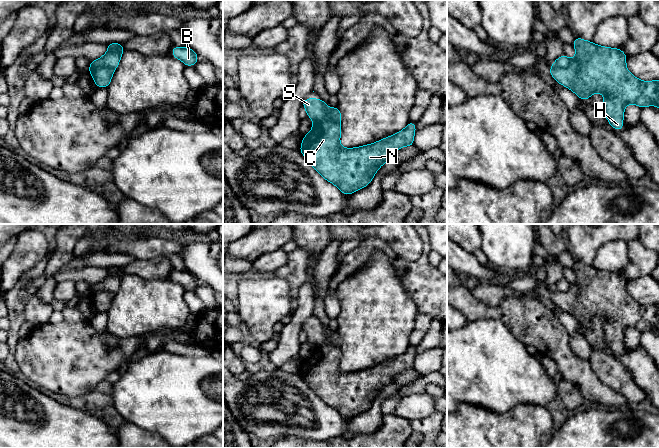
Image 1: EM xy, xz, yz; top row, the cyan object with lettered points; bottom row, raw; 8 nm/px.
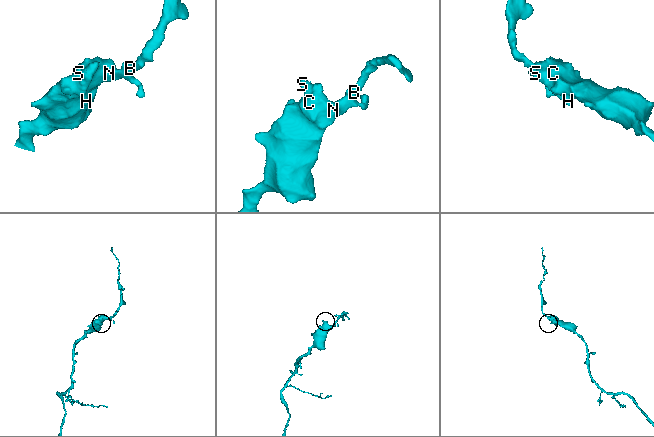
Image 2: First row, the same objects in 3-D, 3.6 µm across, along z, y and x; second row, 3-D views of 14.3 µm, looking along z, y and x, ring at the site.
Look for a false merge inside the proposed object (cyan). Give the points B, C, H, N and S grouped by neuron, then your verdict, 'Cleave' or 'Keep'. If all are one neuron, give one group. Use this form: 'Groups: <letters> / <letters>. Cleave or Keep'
Groups: B C H N / S. Cleave

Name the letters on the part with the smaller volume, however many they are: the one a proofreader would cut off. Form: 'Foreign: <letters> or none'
Foreign: S

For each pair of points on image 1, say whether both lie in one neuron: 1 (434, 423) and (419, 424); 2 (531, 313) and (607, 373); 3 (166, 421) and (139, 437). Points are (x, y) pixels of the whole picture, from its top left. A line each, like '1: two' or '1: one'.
1: one
2: two
3: two

